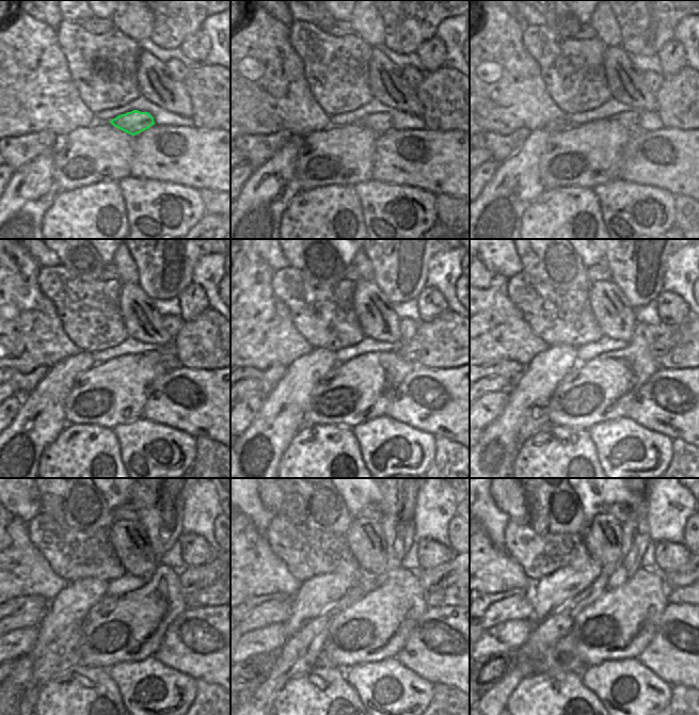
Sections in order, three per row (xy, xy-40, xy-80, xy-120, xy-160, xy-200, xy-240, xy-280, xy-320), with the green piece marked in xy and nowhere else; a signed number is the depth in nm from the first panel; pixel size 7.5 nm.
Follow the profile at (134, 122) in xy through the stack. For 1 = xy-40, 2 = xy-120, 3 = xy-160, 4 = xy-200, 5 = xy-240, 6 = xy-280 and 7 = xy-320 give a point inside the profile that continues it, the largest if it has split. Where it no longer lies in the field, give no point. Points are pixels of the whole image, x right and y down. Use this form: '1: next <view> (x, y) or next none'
1: next xy-40 (380, 122)
2: next xy-120 (165, 356)
3: next xy-160 (412, 351)
4: next xy-200 (664, 342)
5: next xy-240 (191, 578)
6: next xy-280 (444, 575)
7: next xy-320 (686, 575)

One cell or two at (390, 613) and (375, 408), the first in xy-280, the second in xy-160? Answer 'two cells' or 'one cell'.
one cell

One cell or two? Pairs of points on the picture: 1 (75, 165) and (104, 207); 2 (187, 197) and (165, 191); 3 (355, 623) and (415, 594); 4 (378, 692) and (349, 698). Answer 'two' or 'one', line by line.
1: two
2: one
3: one
4: two

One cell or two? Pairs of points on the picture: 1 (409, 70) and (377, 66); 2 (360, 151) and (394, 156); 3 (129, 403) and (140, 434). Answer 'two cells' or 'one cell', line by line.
1: two cells
2: two cells
3: two cells

